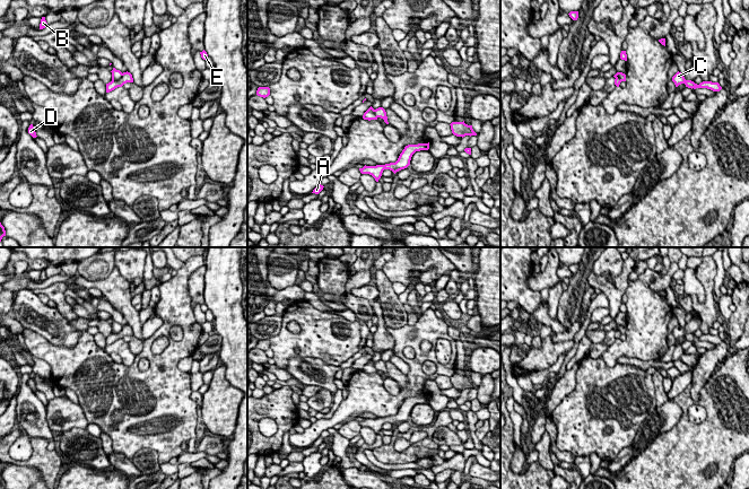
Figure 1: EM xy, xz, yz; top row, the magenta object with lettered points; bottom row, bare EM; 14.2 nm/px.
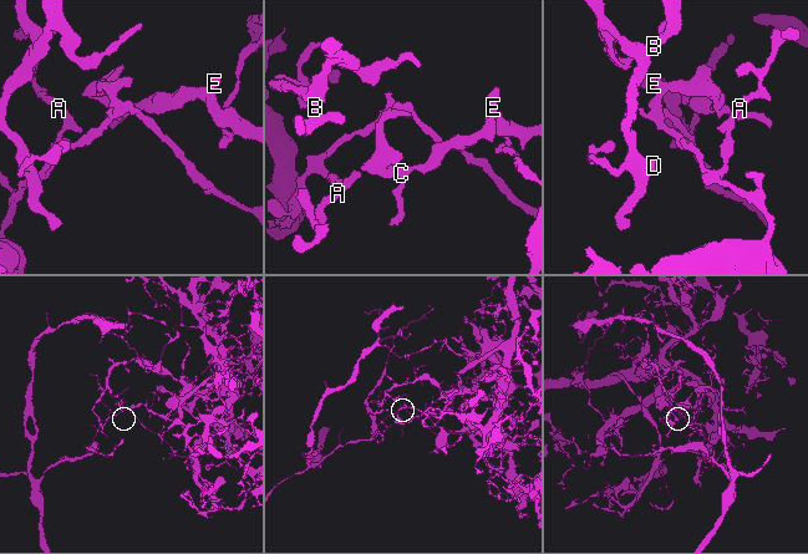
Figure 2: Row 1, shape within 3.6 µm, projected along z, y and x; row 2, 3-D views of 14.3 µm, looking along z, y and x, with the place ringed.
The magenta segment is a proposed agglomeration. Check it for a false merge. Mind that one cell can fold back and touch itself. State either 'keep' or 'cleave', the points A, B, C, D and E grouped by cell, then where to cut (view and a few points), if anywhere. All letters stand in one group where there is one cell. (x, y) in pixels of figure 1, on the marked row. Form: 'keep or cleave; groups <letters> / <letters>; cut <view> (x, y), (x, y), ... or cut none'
cleave; groups A / B C D E; cut xy (123, 73), (120, 78), (112, 80)

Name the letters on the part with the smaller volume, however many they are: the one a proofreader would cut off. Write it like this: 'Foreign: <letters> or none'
Foreign: A

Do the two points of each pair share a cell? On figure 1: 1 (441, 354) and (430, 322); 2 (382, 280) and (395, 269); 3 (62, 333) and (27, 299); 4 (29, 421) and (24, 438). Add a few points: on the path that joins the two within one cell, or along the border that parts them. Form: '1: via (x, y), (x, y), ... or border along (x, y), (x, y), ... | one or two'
1: border along (438, 338), (436, 342), (436, 358), (444, 365) | two
2: border along (381, 270), (392, 281) | two
3: via (53, 325), (36, 308) | one
4: border along (22, 429), (31, 437) | two

